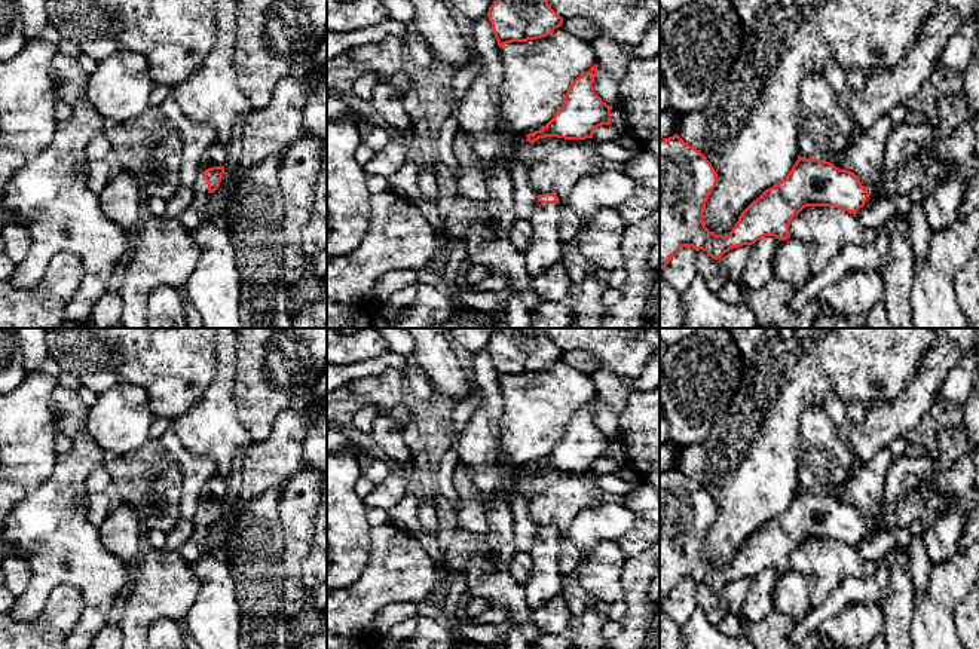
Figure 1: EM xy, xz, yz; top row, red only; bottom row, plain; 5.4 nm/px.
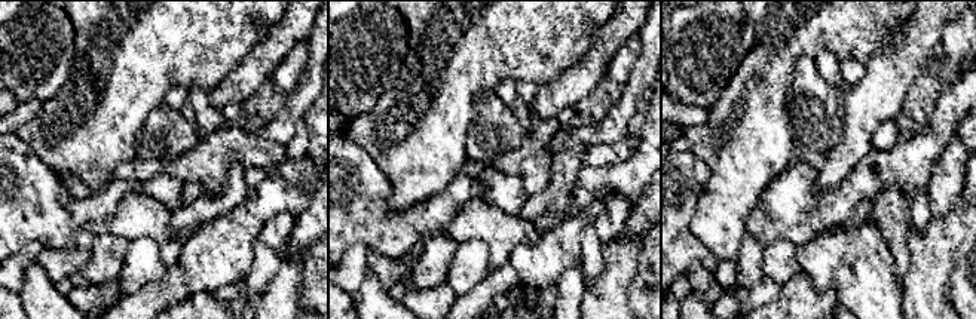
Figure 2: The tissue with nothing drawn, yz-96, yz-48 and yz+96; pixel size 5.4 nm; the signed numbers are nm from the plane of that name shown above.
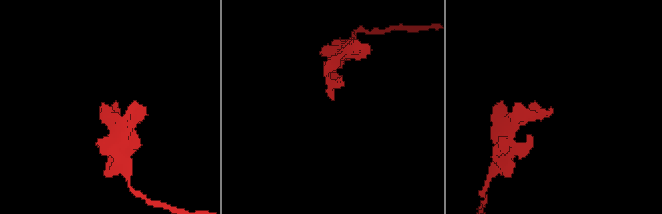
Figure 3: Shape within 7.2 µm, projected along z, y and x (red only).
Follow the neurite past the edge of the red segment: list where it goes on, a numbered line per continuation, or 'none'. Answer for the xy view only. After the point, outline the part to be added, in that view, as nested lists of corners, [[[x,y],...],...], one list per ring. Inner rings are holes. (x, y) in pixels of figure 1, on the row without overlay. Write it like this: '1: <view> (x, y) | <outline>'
1: xy (216, 487) | [[[212,477],[211,480],[205,481],[201,490],[199,508],[193,518],[193,523],[198,526],[208,526],[208,517],[202,509],[202,505],[212,499],[224,499],[226,492],[227,492],[227,484],[224,480]]]

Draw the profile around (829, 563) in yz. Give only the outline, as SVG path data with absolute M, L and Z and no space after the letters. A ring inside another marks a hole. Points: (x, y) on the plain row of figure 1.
M807 539L789 558L790 570L808 575L814 585L811 606L820 606L850 576L866 578L875 563L863 561L856 548L833 539Z

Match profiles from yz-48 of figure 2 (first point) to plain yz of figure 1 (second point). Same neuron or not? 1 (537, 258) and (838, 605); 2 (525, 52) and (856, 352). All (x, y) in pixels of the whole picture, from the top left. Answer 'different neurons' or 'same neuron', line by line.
1: same neuron
2: same neuron

